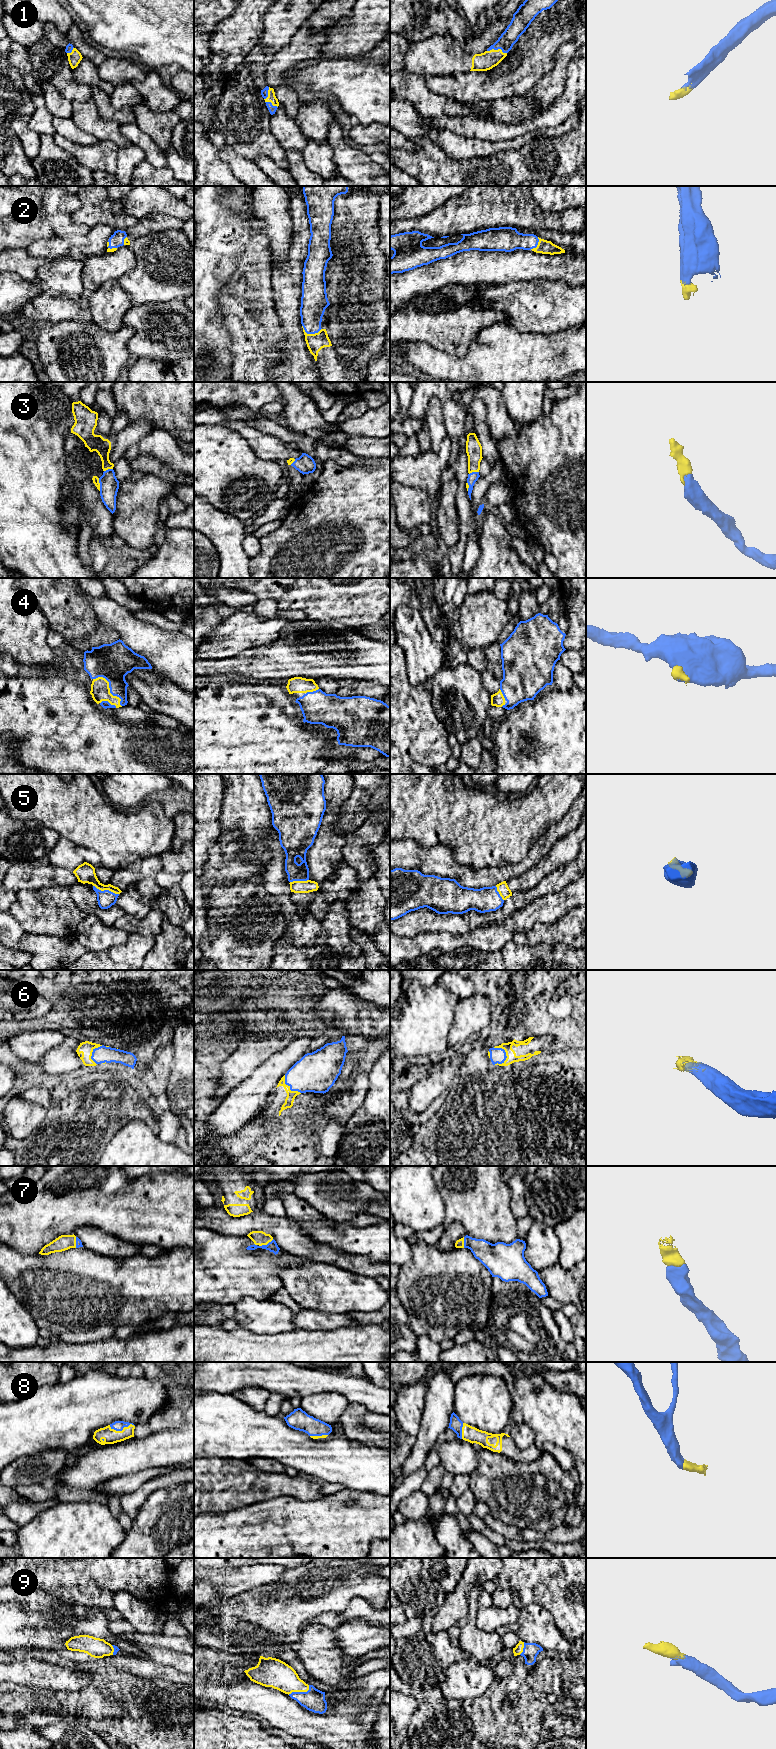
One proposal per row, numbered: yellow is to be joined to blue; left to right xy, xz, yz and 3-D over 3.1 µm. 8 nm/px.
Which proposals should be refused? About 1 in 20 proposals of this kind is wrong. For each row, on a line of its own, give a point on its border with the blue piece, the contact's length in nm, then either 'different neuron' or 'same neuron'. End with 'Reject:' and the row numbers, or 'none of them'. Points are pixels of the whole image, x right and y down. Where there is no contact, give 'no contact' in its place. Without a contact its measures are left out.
1: yz (497, 49) | 160 nm | same neuron
2: xz (310, 333) | 160 nm | same neuron
3: xy (100, 484) | 110 nm | same neuron
4: xy (109, 687) | 320 nm | same neuron
5: xy (106, 890) | 220 nm | same neuron
6: yz (504, 1051) | 160 nm | same neuron
7: xz (267, 1244) | 130 nm | same neuron
8: xy (121, 1430) | 200 nm | same neuron
9: xz (300, 1692) | 190 nm | same neuron
Reject: none of them

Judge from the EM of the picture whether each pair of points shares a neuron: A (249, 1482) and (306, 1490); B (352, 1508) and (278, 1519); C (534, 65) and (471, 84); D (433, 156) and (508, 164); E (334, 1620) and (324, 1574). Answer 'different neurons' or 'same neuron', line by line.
A: same neuron
B: same neuron
C: same neuron
D: same neuron
E: different neurons

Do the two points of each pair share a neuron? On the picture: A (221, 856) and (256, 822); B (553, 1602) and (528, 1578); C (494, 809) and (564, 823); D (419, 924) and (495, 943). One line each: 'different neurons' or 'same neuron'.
A: same neuron
B: same neuron
C: different neurons
D: different neurons

